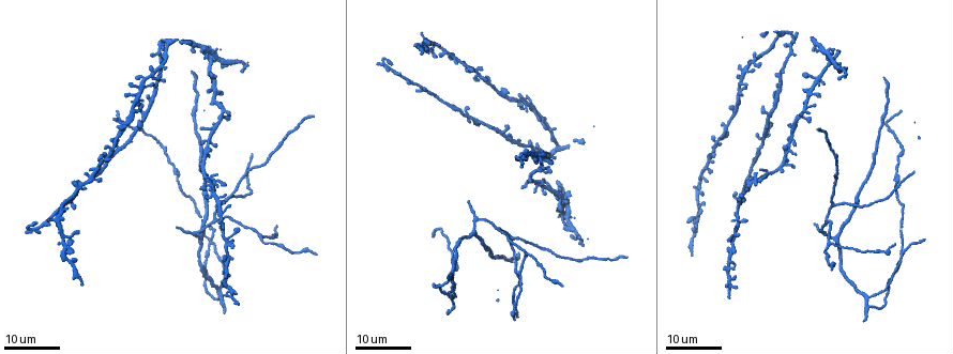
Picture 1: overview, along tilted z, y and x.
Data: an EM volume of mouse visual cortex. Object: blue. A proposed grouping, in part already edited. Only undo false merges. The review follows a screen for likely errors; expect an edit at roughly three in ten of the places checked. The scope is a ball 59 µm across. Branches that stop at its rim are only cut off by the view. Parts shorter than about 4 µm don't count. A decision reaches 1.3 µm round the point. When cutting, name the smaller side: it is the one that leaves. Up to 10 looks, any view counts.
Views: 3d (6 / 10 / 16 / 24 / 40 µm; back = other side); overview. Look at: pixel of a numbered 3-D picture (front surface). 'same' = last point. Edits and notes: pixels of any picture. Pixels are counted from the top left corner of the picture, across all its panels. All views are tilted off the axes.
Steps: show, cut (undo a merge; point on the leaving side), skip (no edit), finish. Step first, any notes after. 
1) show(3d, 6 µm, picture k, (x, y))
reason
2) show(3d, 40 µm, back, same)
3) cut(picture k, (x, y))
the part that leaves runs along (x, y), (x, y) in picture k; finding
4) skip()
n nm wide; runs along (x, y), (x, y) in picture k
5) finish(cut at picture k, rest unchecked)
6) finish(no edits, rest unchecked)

show(3d, 24 µm, picture 1, (228, 199))
side arm on a straight run

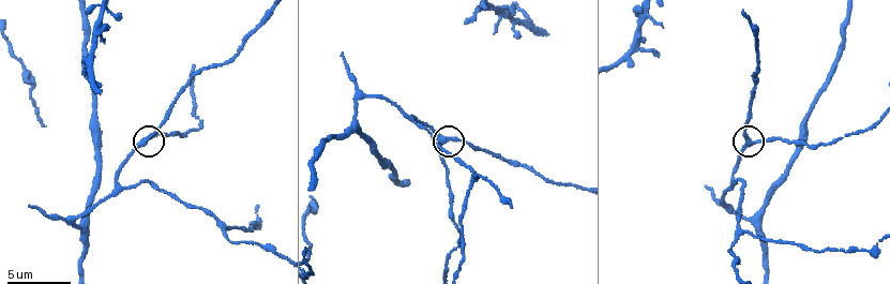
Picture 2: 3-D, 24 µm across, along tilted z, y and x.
show(3d, 10 µm, picture 2, (754, 142))

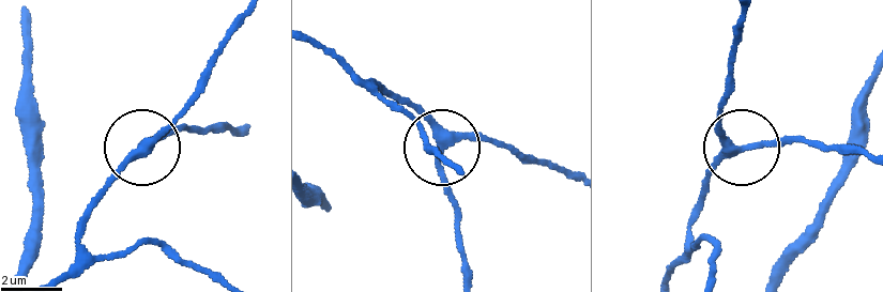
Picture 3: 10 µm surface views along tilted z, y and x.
show(3d, 6 µm, picture 3, (447, 145))

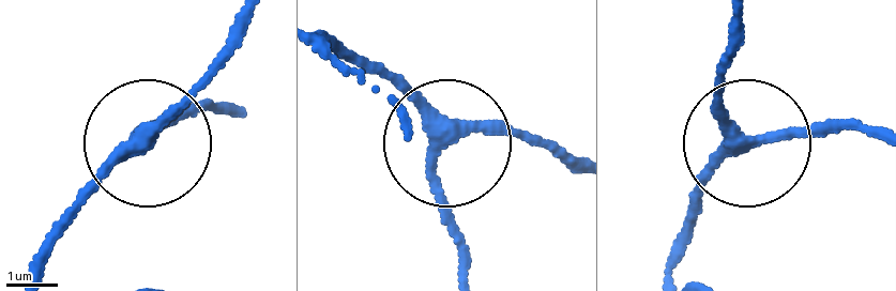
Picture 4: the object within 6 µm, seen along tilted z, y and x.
skip()
3 arms; runs along (673, 262), (681, 226), (745, 140), (878, 132) in picture 4; all the same cell

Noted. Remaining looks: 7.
show(3d, 10 µm, picture 2, (119, 188))
two arms in line, one across

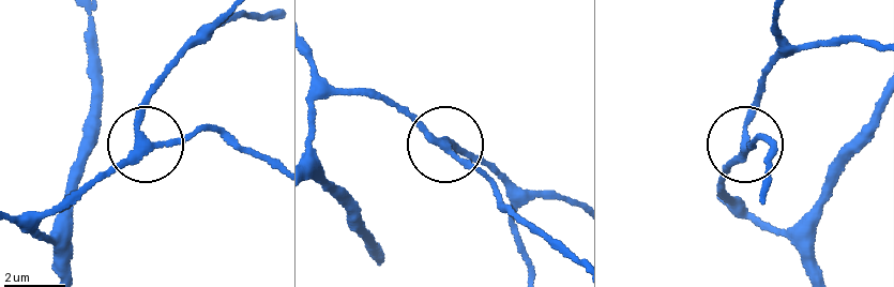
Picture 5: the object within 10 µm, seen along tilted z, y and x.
show(3d, 10 µm, back, picture 5, (448, 147))

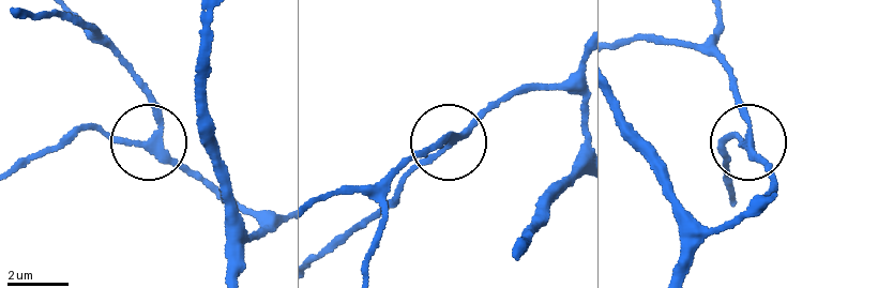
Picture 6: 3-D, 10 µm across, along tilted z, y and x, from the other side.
skip()
runs along (574, 95), (555, 88), (516, 94), (395, 190) in picture 6; one cell here

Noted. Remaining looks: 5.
show(3d, 10 µm, picture 2, (353, 120))
thin arm on a thick one

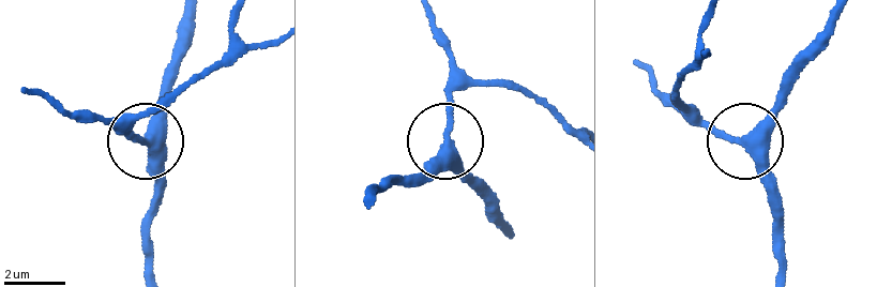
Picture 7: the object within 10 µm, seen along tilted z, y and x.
skip()
side arm 37 µm; runs along (189, 16), (145, 138), (135, 144), (116, 127) in picture 7; all the same cell

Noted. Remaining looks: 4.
show(3d, 6 µm, picture 2, (473, 182))
arms part here

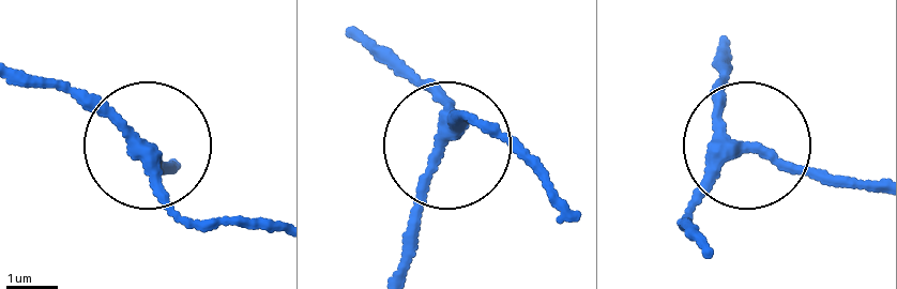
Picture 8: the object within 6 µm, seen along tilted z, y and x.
show(3d, 6 µm, back, picture 8, (146, 149))
from behind

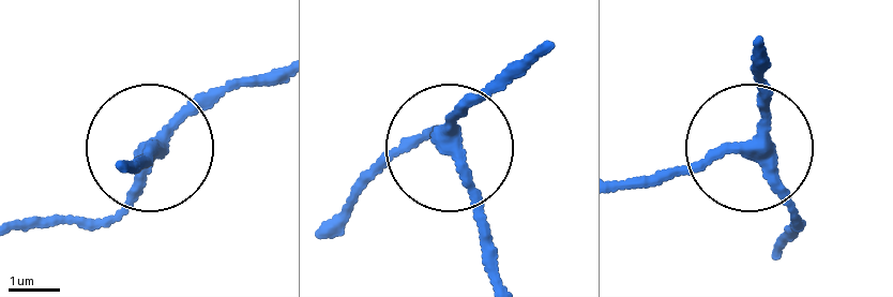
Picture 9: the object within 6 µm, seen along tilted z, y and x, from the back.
skip()
runs along (753, 43), (767, 82), (752, 139), (800, 225) in picture 9; continuous, no second cell

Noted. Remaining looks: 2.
show(3d, 24 µm, picture 1, (86, 182))

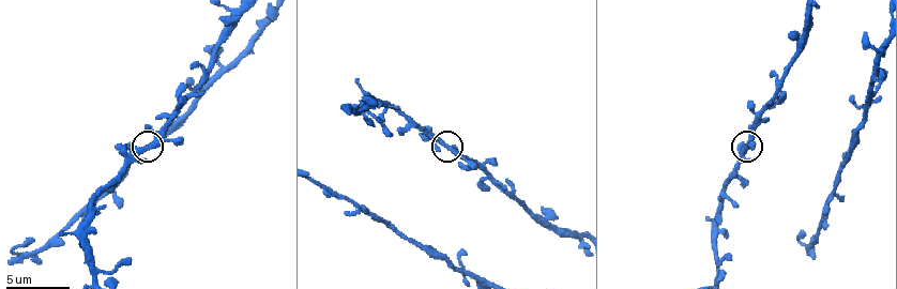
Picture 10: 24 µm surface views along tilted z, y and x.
show(3d, 10 µm, picture 10, (147, 150))
closer look

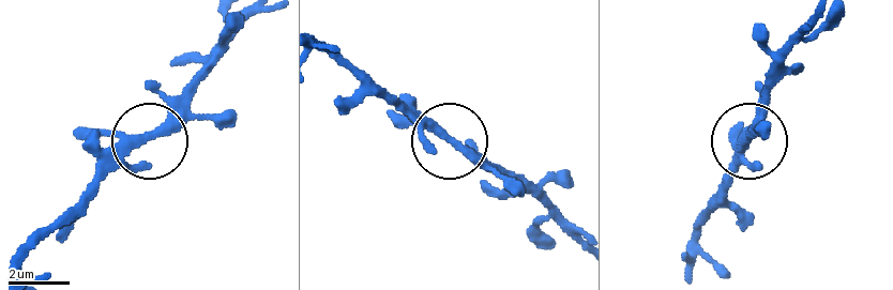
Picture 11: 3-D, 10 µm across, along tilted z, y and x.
skip()
250 nm wide; runs along (817, 18), (772, 87), (729, 177) in picture 11; continuous, no second cell

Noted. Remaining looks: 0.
finish(no edits, rest unchecked)

